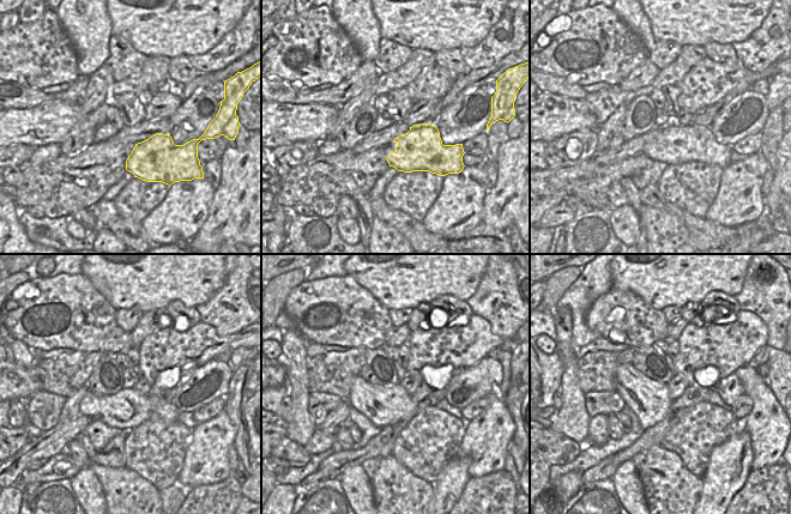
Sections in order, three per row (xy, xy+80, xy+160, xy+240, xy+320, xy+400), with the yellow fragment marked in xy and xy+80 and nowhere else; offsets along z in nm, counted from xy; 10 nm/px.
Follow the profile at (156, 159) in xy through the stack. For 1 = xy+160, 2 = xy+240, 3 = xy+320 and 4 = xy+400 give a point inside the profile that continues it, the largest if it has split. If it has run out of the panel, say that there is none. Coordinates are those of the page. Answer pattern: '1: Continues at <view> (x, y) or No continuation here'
1: Continues at xy+160 (692, 143)
2: Continues at xy+240 (142, 407)
3: Continues at xy+320 (362, 393)
4: Continues at xy+400 (631, 384)

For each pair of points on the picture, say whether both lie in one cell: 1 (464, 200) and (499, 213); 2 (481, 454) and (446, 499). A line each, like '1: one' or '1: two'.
1: two
2: two

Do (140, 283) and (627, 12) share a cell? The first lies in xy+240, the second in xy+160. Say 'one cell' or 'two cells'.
two cells

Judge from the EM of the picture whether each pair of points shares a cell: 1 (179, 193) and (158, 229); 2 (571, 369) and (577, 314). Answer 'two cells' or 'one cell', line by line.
1: one cell
2: two cells

